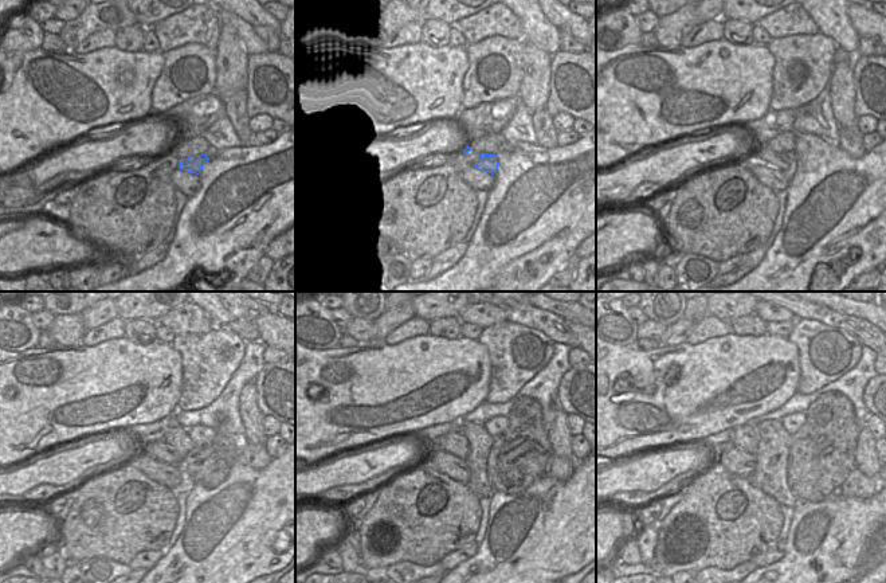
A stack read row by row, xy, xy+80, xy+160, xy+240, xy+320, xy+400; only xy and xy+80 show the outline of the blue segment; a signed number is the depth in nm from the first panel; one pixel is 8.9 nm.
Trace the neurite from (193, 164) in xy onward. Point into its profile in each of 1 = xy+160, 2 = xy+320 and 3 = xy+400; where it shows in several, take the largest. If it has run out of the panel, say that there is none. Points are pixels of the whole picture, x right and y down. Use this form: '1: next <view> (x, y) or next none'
1: next xy+160 (761, 152)
2: next xy+320 (454, 442)
3: next xy+400 (744, 437)

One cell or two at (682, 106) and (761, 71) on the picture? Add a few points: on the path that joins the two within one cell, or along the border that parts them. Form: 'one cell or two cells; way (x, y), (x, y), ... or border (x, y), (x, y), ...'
one cell; way (702, 87), (729, 85), (741, 75)

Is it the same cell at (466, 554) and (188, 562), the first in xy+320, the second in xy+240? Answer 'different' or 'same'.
different

